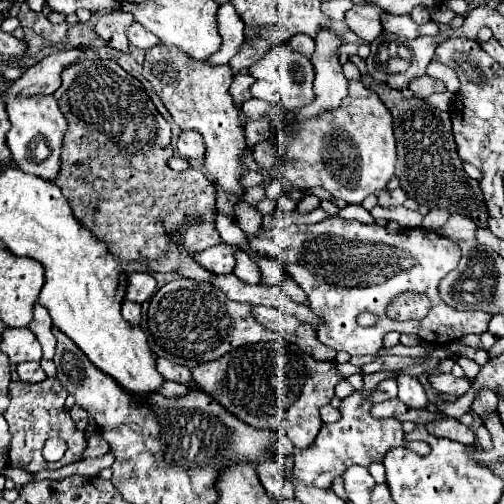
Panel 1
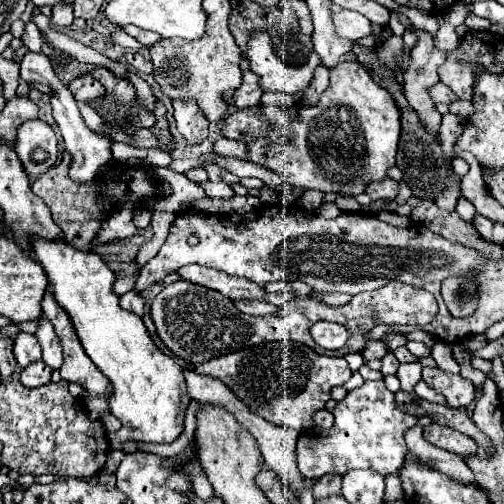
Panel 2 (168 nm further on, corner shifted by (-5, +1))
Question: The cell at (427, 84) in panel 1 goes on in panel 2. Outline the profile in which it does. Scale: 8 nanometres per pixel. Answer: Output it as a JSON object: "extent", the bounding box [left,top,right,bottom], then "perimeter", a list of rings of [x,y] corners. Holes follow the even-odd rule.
{"extent":[430,83,456,105],"perimeter":[[[436,83],[432,89],[430,89],[430,97],[434,103],[446,103],[450,105],[452,101],[456,101],[456,95],[452,93],[450,87],[446,87],[444,83]]]}

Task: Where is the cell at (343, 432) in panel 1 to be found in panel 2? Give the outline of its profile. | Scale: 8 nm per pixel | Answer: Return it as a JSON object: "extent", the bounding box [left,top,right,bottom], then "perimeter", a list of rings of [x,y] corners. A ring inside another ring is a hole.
{"extent":[296,381,416,479],"perimeter":[[[366,381],[362,387],[348,391],[348,395],[336,403],[334,425],[326,431],[300,433],[296,443],[298,469],[308,479],[318,479],[326,473],[344,475],[350,469],[372,469],[382,477],[396,473],[406,457],[406,445],[402,433],[416,425],[416,417],[398,409],[394,393],[386,389],[384,381]]]}

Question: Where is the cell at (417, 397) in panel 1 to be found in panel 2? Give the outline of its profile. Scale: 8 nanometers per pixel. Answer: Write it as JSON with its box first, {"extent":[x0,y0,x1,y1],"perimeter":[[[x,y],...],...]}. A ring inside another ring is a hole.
{"extent":[396,361,422,391],"perimeter":[[[418,361],[416,363],[400,363],[400,367],[396,371],[396,377],[400,379],[402,389],[412,391],[414,385],[420,381],[420,371],[422,371],[422,365]]]}

